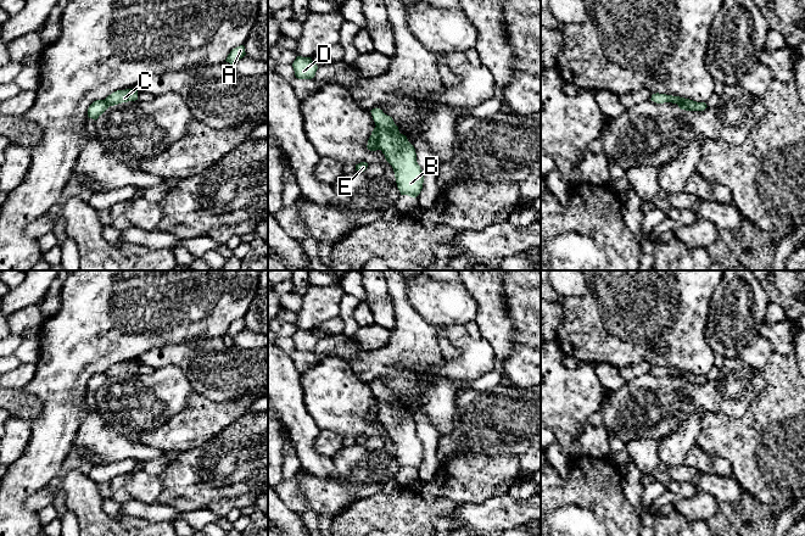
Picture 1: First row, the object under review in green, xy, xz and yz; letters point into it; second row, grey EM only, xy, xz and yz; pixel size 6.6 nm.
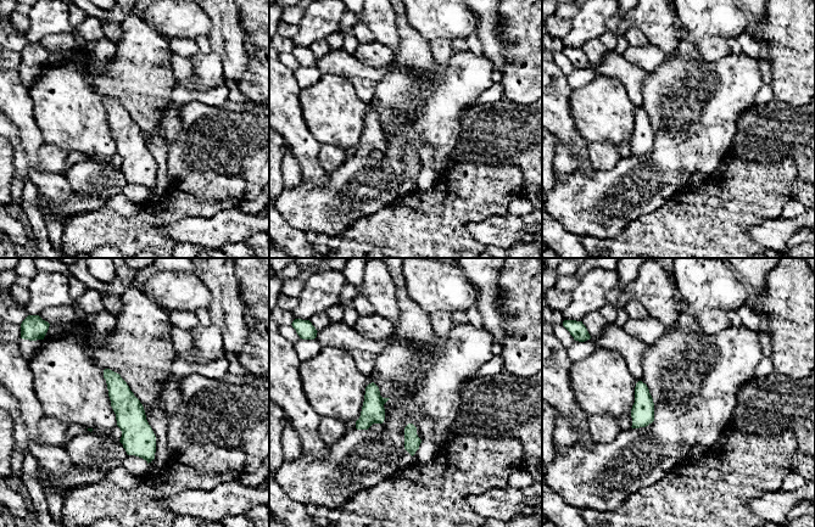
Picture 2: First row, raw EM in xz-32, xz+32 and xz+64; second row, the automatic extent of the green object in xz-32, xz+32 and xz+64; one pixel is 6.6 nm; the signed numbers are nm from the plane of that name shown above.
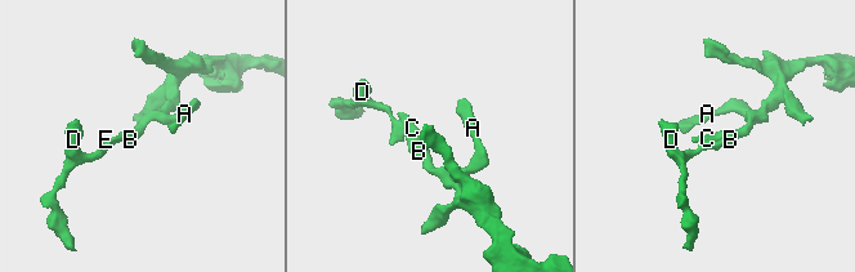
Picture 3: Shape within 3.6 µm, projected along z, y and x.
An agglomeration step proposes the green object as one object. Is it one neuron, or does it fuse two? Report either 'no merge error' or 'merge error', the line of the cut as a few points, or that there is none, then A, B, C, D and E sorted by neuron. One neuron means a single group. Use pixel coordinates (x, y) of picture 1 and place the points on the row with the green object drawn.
merge error; cut xz (375, 127), (380, 149); groups A B C / D E

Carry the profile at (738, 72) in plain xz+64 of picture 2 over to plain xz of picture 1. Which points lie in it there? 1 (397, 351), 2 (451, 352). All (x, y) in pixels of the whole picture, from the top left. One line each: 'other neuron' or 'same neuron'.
1: other neuron
2: other neuron

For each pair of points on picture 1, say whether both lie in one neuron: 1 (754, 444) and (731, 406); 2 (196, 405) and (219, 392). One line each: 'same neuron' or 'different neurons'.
1: different neurons
2: different neurons

